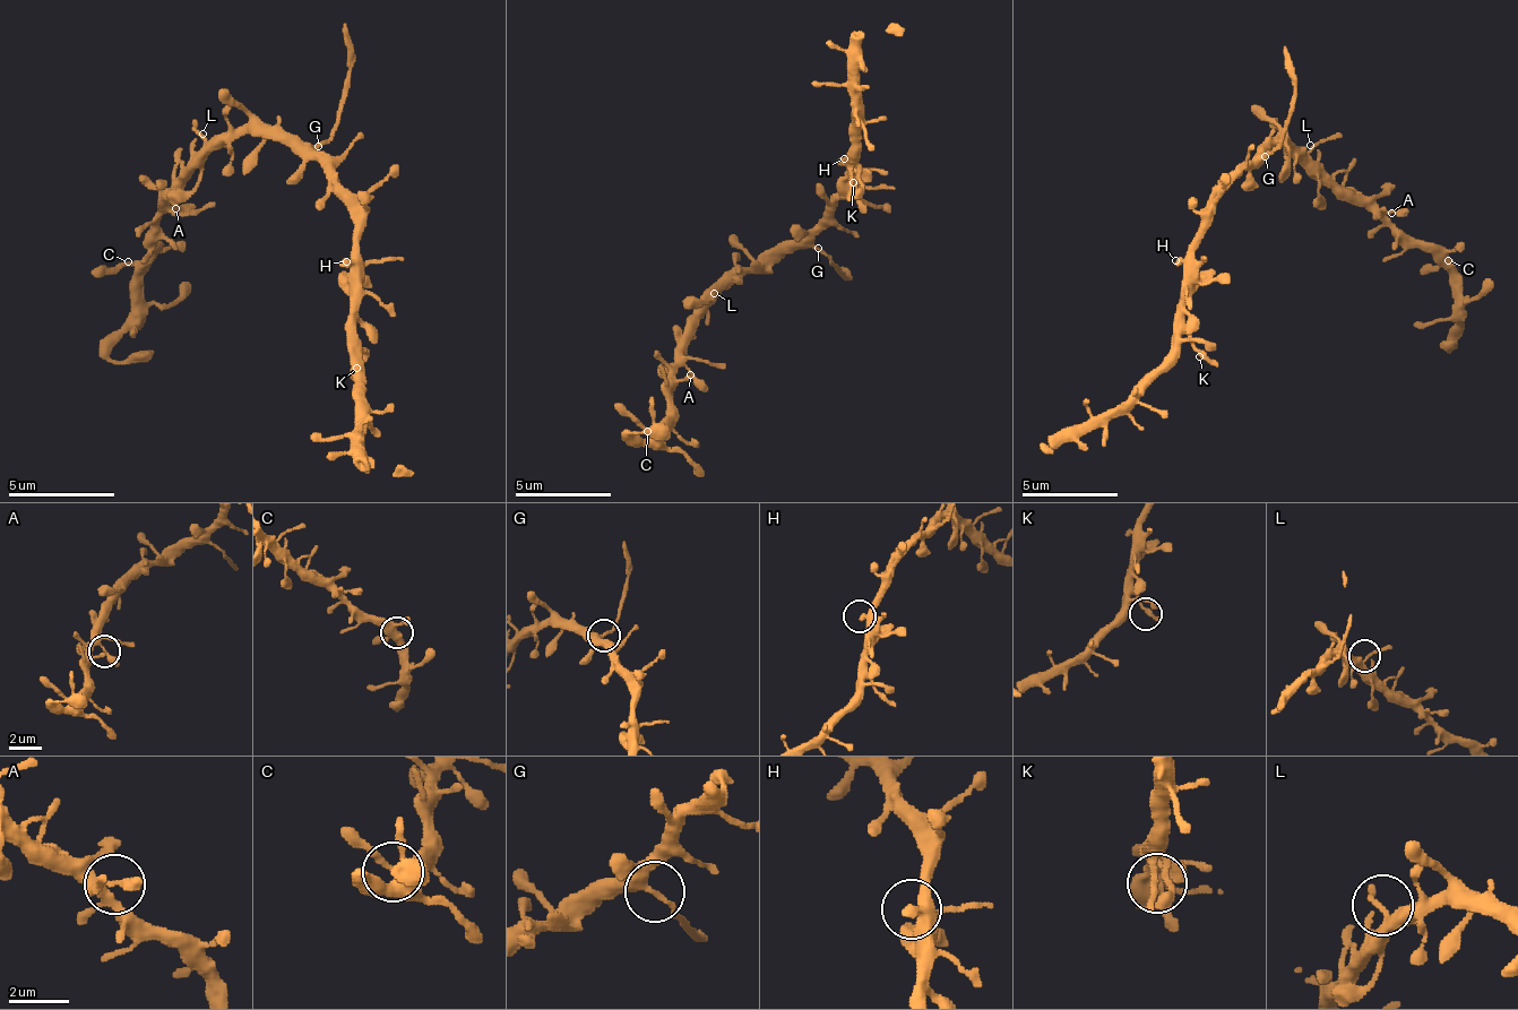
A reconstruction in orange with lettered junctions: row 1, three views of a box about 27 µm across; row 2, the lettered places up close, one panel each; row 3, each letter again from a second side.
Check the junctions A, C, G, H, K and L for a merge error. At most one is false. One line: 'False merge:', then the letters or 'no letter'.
False merge: G

